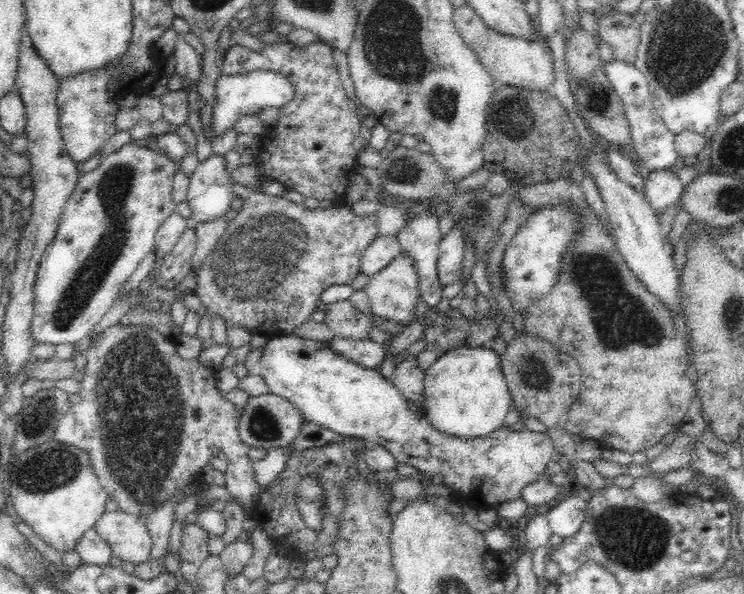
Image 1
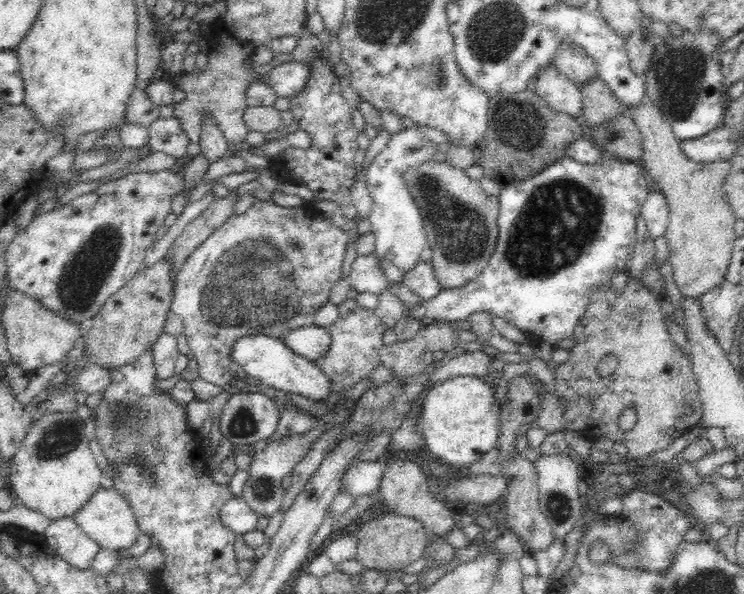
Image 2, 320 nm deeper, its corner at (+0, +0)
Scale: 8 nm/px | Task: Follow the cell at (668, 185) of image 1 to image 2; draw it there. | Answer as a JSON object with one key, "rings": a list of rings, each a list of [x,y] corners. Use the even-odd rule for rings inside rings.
{"rings":[[[657,190],[648,194],[640,216],[644,219],[648,234],[653,240],[665,235],[669,224],[669,212],[666,196],[662,192]]]}

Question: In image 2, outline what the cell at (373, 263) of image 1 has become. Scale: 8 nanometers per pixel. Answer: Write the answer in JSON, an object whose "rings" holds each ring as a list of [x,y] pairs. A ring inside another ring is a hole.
{"rings":[[[374,254],[357,256],[346,279],[351,284],[351,288],[358,293],[372,293],[380,295],[385,292],[388,280],[378,265],[378,259]]]}

